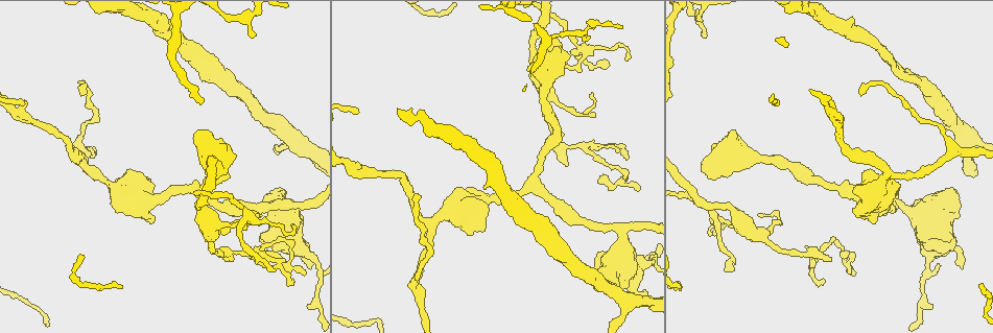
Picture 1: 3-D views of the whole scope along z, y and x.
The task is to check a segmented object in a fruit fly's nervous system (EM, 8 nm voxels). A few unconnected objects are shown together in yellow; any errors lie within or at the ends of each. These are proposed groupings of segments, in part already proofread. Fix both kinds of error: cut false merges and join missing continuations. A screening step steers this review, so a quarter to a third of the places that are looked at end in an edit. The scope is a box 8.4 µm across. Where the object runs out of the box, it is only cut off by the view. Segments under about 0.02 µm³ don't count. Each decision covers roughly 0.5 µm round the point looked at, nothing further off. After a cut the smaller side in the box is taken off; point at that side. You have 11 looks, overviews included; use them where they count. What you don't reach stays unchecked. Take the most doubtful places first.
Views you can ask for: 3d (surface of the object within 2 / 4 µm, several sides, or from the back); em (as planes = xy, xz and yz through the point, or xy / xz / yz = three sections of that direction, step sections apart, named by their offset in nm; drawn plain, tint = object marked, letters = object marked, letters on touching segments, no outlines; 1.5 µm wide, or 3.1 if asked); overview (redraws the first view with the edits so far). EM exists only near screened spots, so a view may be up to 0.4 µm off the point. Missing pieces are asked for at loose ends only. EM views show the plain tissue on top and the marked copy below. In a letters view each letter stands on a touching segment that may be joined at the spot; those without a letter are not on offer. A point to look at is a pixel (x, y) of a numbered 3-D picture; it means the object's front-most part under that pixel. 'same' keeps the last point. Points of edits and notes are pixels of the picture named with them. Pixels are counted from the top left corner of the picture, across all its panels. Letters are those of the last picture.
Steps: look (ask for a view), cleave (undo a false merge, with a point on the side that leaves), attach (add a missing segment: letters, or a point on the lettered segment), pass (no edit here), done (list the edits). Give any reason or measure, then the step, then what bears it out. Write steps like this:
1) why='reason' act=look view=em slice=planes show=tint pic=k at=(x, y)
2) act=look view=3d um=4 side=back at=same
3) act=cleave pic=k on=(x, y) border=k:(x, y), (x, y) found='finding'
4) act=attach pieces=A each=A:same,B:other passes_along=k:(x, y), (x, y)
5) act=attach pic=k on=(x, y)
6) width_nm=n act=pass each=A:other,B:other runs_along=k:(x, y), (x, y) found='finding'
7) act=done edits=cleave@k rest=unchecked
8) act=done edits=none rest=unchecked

why='a fork' act=look view=3d um=2 pic=1 at=(585, 56)

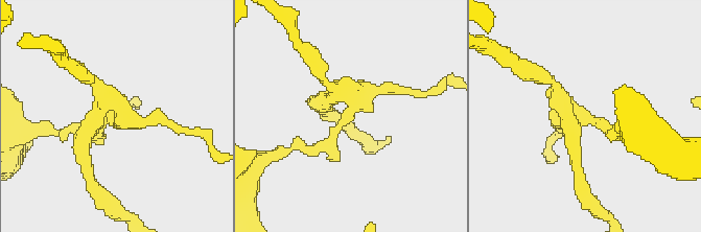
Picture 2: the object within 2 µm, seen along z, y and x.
act=look view=em slice=planes show=tint pic=2 at=(347, 107)

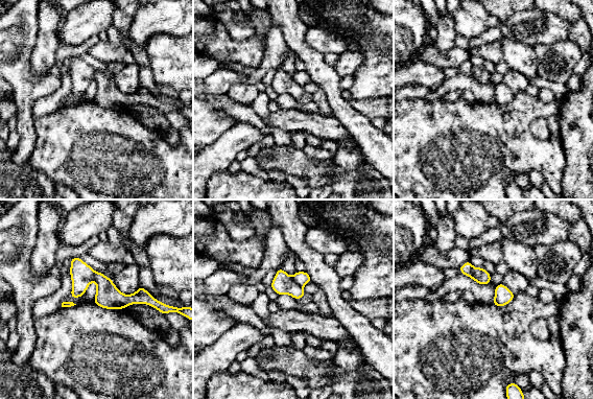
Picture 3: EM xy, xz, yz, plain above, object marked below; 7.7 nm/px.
why='what lies round it' act=look view=em slice=planes show=letters at=same

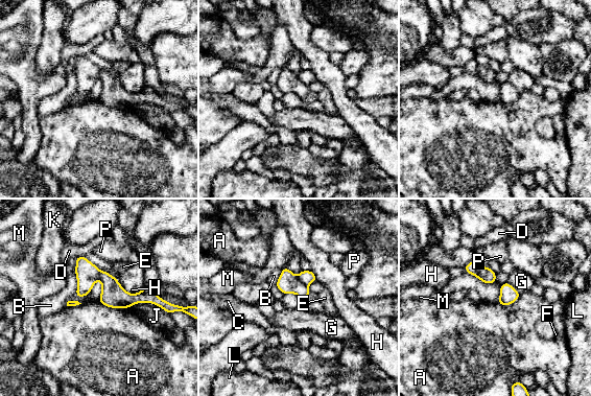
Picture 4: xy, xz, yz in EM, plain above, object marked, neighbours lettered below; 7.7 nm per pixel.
act=cleave pic=4 on=(287, 283) each=A:other,B:other,C:other,D:other,E:other,F:other,G:other,H:other,J:other,K:other,L:other,M:other,P:other border=4:(297, 277), (307, 286) found='two neurons meet here'

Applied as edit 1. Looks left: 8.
why='see it whole again' act=look view=overview

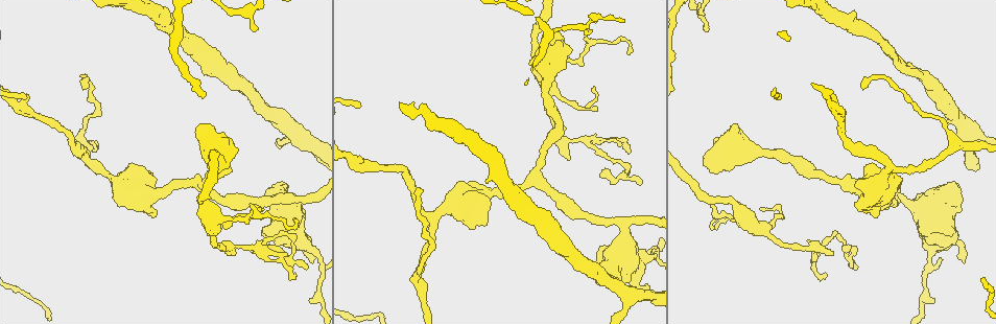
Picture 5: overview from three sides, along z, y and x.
why='three-way junction' act=look view=3d um=4 side=back pic=5 at=(412, 278)

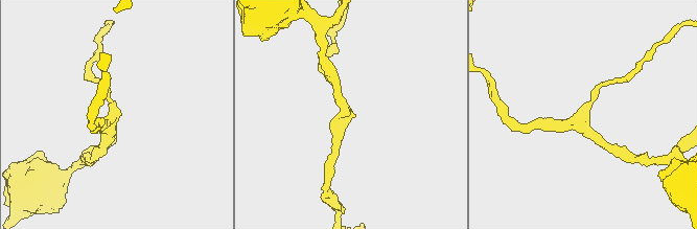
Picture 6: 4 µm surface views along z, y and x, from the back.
arms=3 act=look view=em slice=xy step=8 show=tint pic=6 at=(587, 129)

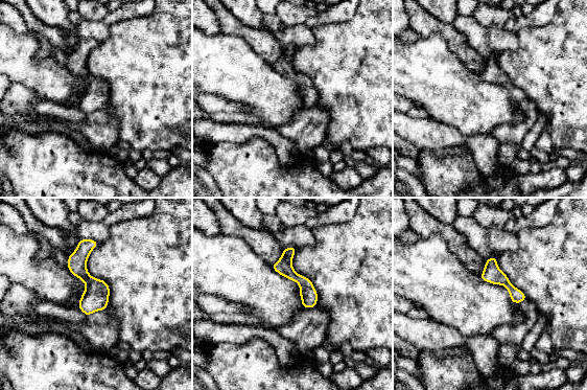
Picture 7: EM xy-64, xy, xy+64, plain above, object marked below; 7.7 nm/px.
why='another direction' act=look view=em slice=planes show=letters at=same

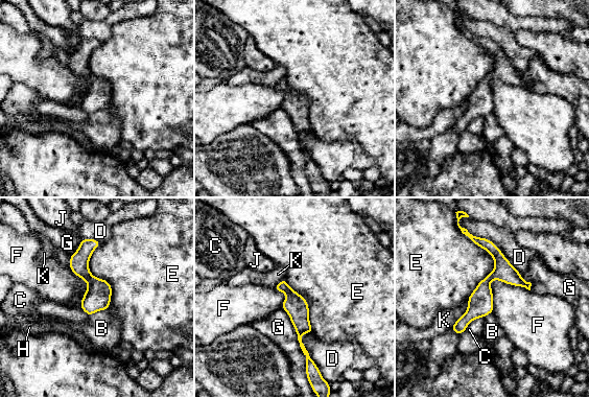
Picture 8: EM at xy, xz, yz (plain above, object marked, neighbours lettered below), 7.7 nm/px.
act=pass each=B:other,C:other,D:other,E:other,F:other,G:other,H:other,J:other,K:other runs_along=8:(474, 239), (498, 256), (498, 270), (458, 331) found='one neuron here'

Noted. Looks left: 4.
why='thick turns thin' act=look view=3d um=4 pic=5 at=(758, 151)

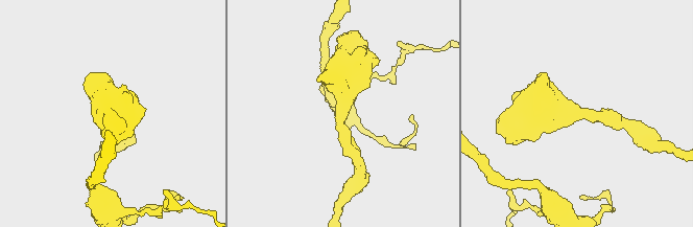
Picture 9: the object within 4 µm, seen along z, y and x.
arm_widths_nm=220,600 why='now the EM' act=look view=em slice=yz step=8 show=letters pic=9 at=(343, 106)

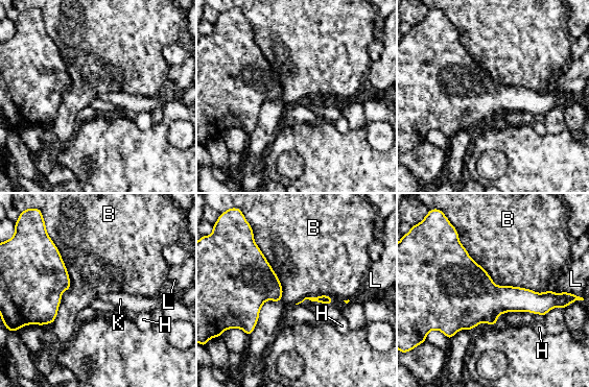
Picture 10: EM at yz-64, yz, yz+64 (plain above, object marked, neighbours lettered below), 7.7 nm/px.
longest_contact=B:750nm act=pass each=B:other,H:other,K:other,L:other found='continuous, no second neuron'

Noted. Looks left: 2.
act=done edits=cleave@4 rest=unchecked

